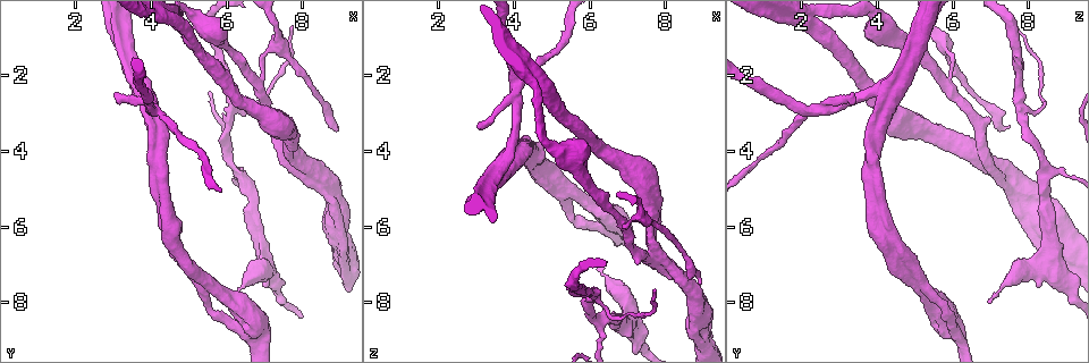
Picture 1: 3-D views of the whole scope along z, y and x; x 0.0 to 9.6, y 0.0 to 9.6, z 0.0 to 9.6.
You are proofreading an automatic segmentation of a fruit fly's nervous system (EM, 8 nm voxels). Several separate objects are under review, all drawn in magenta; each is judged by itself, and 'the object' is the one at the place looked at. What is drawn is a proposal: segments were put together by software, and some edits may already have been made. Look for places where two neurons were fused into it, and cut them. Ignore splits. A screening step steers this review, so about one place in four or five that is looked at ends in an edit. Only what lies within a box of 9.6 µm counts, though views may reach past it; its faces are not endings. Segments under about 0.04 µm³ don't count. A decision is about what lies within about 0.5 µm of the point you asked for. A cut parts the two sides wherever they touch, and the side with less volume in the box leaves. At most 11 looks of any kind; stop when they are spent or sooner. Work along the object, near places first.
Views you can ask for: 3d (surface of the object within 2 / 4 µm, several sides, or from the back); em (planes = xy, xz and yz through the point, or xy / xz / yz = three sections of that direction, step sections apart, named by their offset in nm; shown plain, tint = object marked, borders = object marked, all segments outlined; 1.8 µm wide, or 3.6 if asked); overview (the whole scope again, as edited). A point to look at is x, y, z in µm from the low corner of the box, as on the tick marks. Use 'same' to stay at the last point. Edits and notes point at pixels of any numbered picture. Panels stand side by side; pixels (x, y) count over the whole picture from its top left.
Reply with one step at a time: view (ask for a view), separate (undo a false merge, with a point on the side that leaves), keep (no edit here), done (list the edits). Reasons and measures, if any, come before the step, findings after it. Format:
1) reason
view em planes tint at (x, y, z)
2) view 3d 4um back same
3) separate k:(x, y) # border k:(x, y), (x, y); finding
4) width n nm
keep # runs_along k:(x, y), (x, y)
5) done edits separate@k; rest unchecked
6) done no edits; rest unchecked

branch point
view em xz step 8 tint at (4.15, 3.00, 2.20)

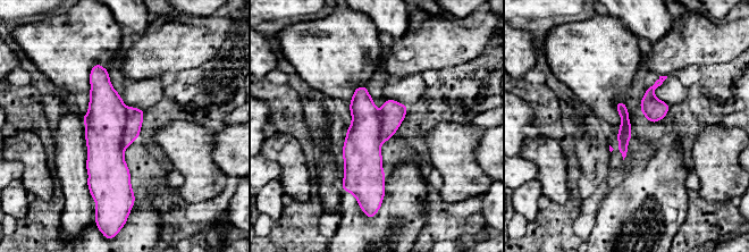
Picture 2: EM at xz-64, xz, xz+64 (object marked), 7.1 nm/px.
separate 2:(134, 117) # border 2:(126, 108), (124, 149); a second neuron is stuck on

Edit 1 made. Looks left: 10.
arms part here
view 3d 2um at (6.90, 2.25, 5.80)

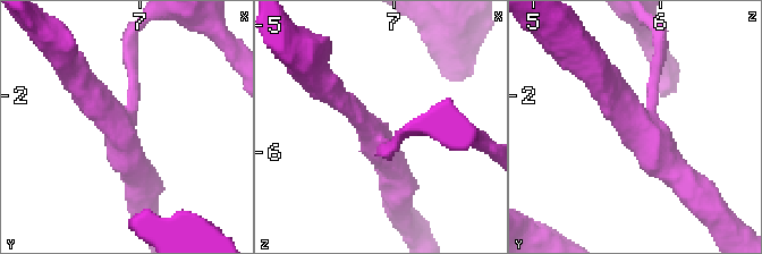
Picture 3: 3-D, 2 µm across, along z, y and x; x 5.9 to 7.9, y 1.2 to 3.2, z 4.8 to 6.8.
view em xz step 16 tint at (6.84, 2.22, 5.82)

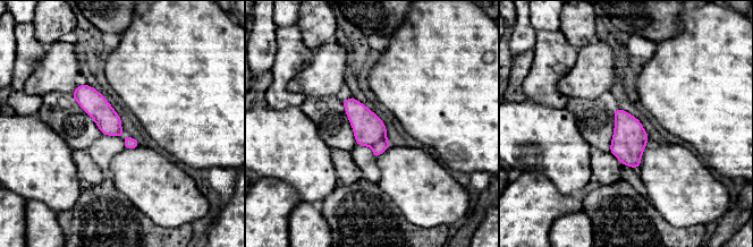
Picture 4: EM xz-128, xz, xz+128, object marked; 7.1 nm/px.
separate 4:(382, 145) # border 4:(386, 137), (371, 146); a second neuron is stuck on

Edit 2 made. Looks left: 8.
see it whole again
view overview

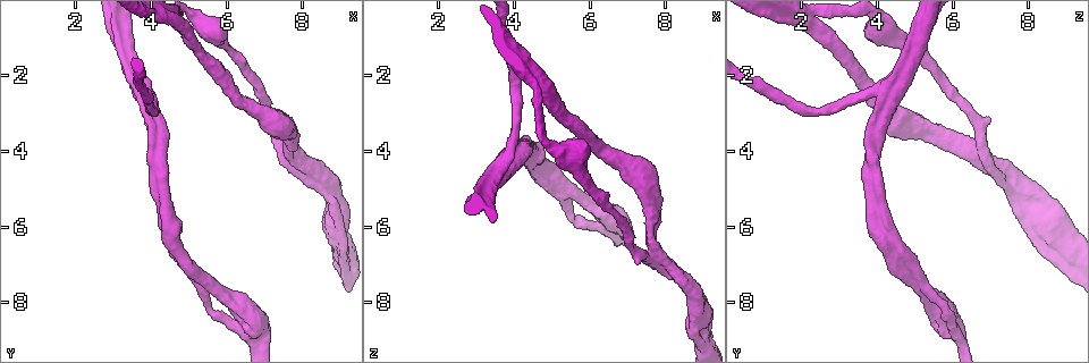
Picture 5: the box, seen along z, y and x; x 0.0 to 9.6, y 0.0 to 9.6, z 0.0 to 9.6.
branch point
view em planes tint at (7.45, 3.90, 6.80)

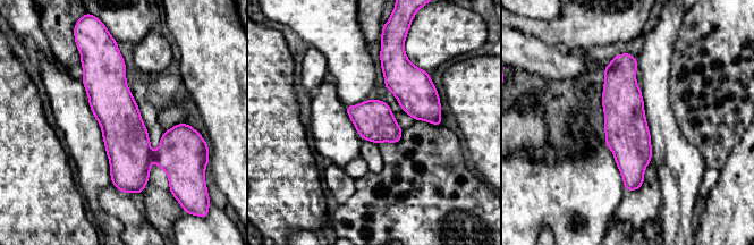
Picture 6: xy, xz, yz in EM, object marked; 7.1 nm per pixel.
keep # runs_along 6:(115, 56), (115, 109), (137, 189); one neuron here

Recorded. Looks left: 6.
view em yz step 4 tint at (8.90, 6.35, 8.85)

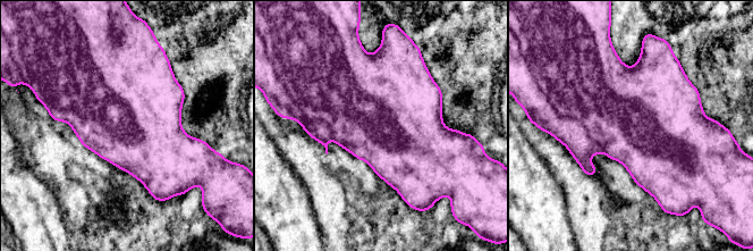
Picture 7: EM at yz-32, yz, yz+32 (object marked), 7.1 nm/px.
width 750 nm
keep # continuous, no second neuron

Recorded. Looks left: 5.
done edits separate@2, separate@4; rest unchecked

